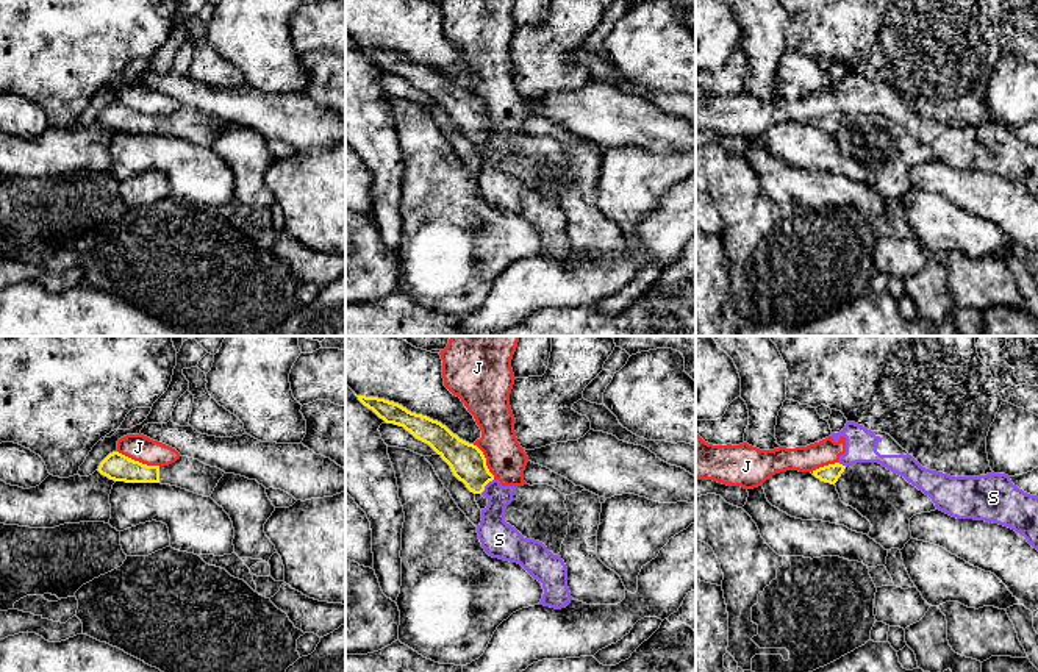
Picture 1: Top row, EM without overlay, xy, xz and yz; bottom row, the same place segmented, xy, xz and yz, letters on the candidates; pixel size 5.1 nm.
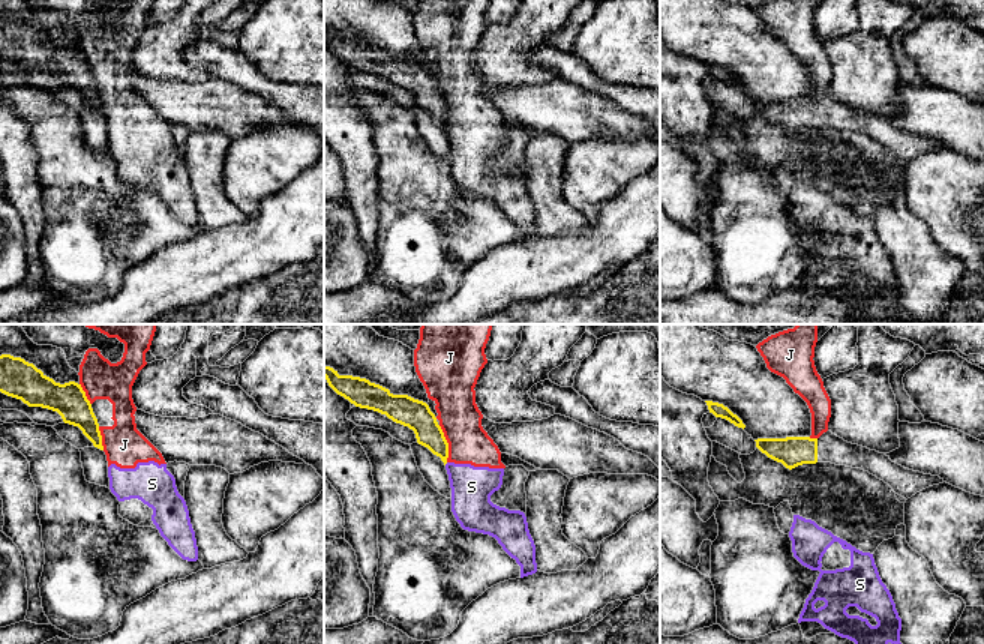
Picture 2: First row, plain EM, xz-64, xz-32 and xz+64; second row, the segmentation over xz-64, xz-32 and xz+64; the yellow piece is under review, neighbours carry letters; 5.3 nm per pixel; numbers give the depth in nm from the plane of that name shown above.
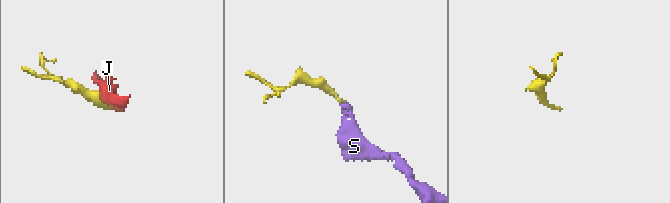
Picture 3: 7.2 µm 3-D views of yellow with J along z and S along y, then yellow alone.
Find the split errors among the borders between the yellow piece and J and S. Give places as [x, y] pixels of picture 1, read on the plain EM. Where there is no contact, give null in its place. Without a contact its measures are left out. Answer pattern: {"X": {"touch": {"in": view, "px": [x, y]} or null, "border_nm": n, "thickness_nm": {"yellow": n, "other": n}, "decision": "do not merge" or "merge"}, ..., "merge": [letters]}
{"J": {"touch": {"in": "xy", "px": [138, 111]}, "border_nm": 240, "thickness_nm": {"yellow": 140, "other": 140}, "decision": "do not merge"}, "S": {"touch": {"in": "xz", "px": [485, 135]}, "border_nm": 100, "thickness_nm": {"yellow": 190, "other": 160}, "decision": "do not merge"}, "merge": []}

